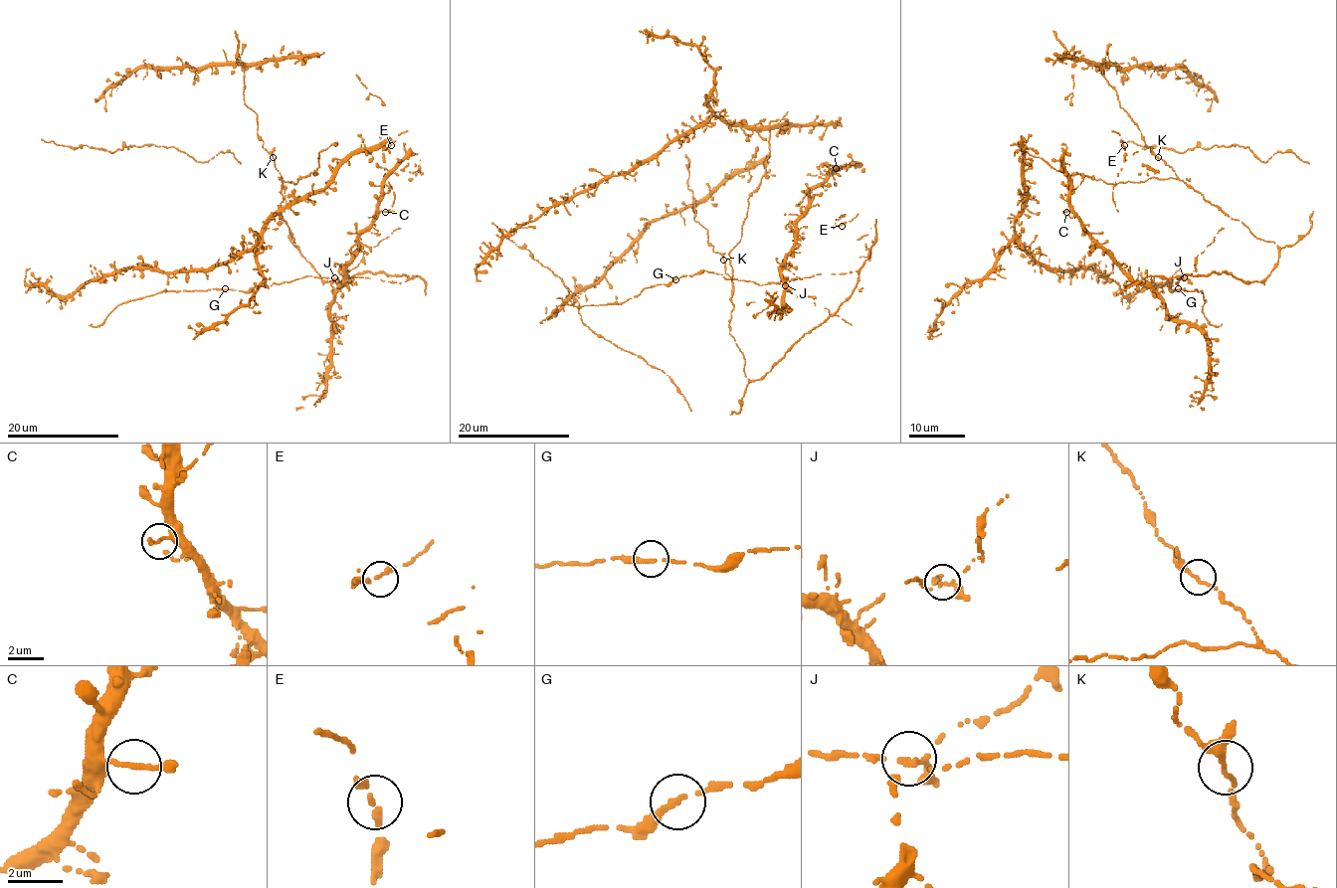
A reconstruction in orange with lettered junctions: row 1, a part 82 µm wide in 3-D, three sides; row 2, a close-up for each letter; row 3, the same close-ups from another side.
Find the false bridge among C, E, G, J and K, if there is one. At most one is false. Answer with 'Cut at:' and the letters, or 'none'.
Cut at: J

